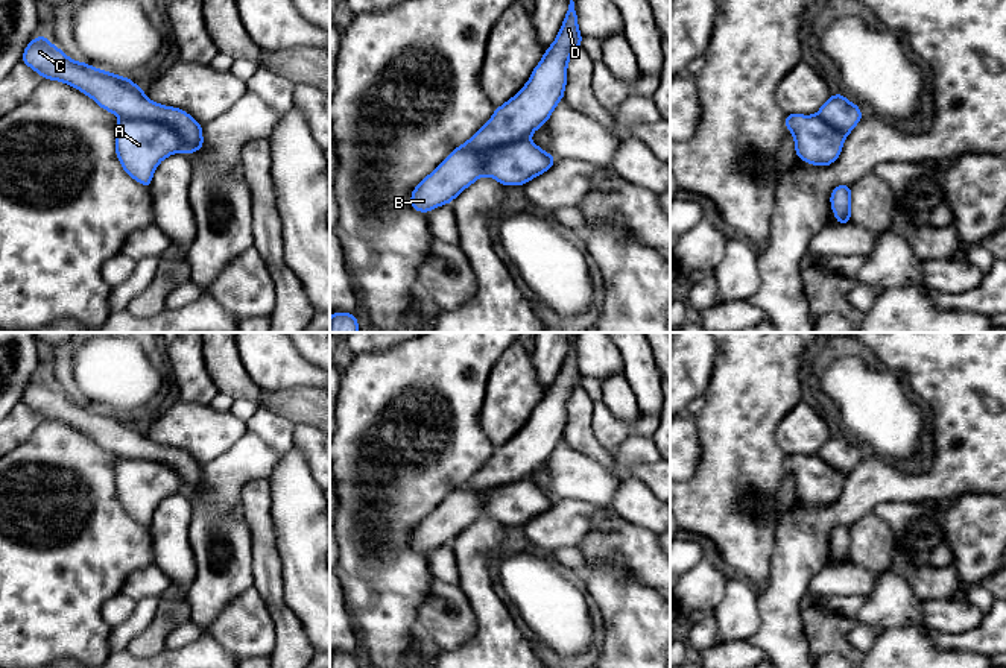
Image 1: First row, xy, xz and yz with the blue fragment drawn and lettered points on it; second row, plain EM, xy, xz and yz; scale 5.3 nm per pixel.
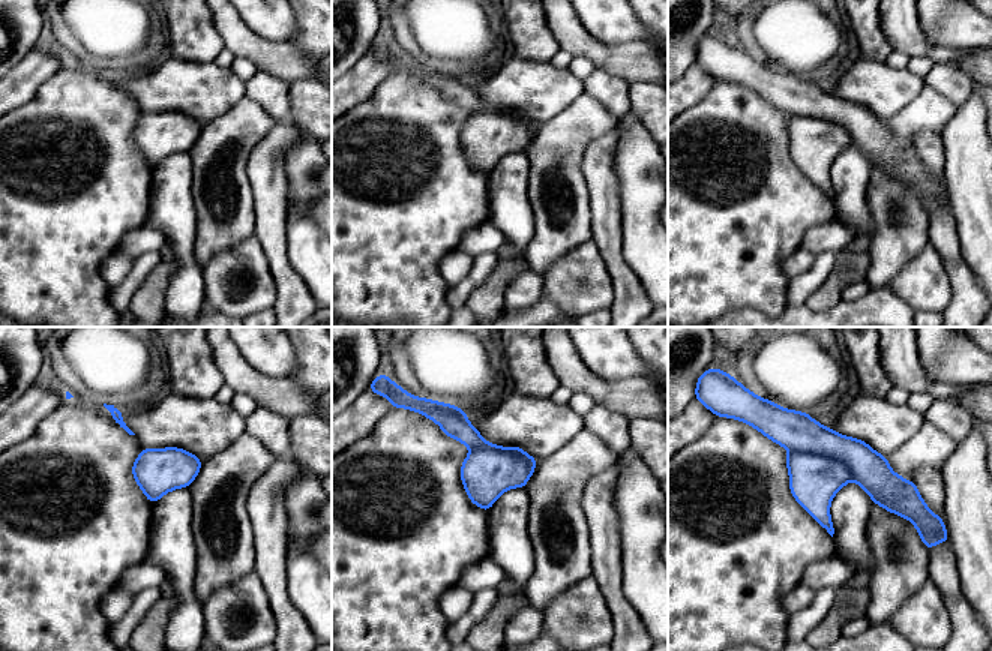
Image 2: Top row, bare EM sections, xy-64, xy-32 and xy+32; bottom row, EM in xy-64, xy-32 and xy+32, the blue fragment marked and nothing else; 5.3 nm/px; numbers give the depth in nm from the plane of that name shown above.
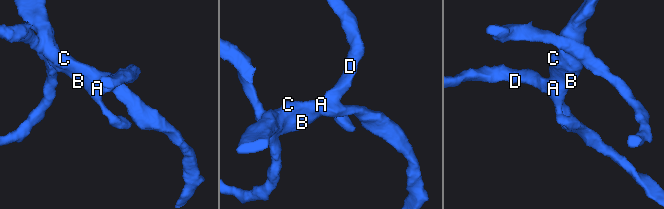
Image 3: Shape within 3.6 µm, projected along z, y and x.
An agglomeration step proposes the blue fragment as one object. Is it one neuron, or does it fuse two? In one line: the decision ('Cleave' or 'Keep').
Keep

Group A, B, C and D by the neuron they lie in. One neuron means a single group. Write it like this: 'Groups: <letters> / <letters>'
Groups: A B C D

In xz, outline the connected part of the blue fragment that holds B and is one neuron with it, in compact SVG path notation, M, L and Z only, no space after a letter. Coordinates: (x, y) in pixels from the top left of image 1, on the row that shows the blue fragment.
M574 2L553 44L544 52L527 84L463 144L454 149L412 191L412 208L429 213L451 203L482 175L501 185L524 185L547 172L556 158L539 149L530 135L547 123L564 99L567 65L576 47L582 46Z

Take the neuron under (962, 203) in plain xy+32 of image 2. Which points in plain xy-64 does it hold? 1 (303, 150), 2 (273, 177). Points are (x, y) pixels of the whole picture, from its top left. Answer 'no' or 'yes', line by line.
1: yes
2: no

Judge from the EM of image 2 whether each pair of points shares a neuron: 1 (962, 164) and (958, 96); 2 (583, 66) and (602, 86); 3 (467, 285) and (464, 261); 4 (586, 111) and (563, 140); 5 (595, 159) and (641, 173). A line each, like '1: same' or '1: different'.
1: different
2: different
3: different
4: same
5: different

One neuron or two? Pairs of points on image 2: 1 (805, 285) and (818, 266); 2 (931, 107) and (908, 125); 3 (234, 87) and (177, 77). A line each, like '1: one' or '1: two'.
1: one
2: one
3: one

